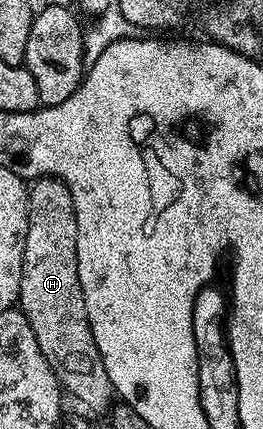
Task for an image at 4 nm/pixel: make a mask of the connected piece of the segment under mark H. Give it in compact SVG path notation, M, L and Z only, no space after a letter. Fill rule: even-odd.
M42 177L29 187L29 224L21 266L19 310L25 314L27 321L31 321L31 329L35 329L35 341L39 341L39 349L49 362L51 370L57 374L62 388L68 394L70 391L83 406L90 407L93 411L108 412L114 402L115 392L107 377L107 369L103 369L103 357L99 357L99 349L91 333L83 289L79 285L75 205L71 201L67 185L61 179Z

